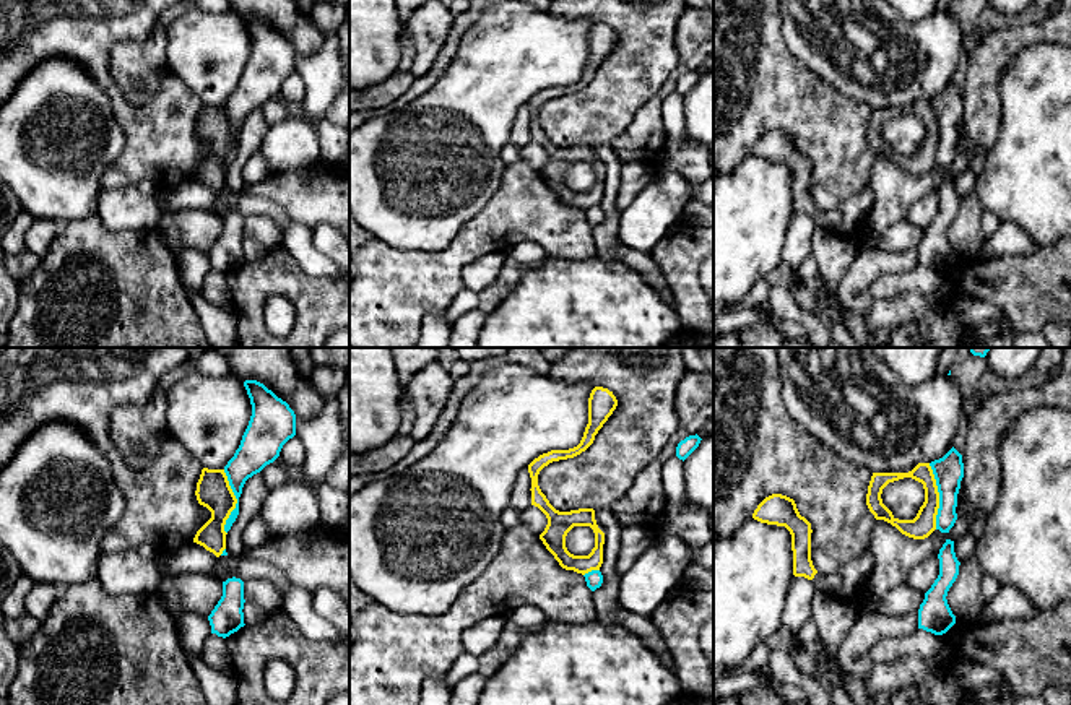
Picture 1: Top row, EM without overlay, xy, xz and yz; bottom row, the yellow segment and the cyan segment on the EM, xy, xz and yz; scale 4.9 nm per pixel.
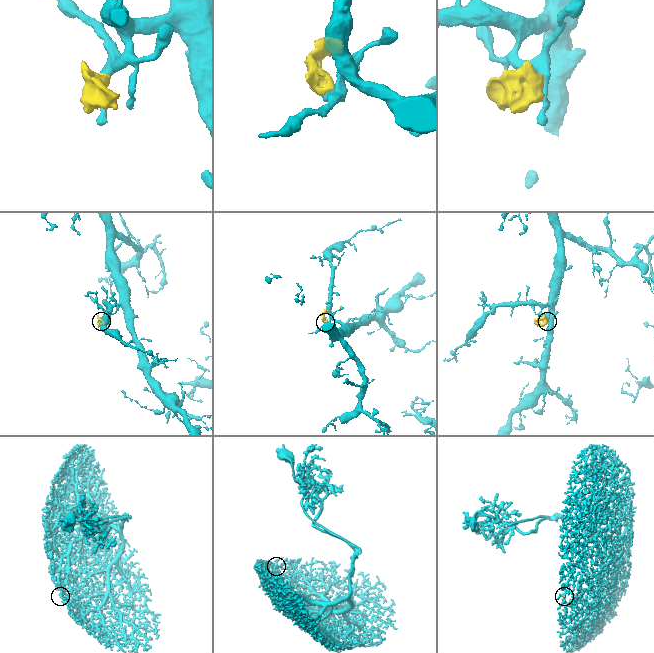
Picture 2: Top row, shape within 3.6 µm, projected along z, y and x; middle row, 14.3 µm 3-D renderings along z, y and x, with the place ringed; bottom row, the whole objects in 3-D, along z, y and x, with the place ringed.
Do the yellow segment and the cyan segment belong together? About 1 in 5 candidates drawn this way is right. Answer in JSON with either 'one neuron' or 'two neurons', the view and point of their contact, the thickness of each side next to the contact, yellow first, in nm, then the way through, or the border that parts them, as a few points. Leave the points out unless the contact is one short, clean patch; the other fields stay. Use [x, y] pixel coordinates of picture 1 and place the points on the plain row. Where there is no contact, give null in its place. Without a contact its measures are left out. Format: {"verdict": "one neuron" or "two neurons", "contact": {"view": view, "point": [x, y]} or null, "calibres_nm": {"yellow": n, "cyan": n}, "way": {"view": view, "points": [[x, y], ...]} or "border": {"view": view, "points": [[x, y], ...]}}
{"verdict": "two neurons", "contact": {"view": "yz", "point": [938, 132]}, "calibres_nm": {"yellow": 110, "cyan": 150}, "border": {"view": "yz", "points": [[928, 99], [938, 129], [936, 164]]}}

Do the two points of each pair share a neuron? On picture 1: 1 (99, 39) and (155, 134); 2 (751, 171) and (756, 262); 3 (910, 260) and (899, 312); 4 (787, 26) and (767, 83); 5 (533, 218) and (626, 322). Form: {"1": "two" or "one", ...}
{"1": "one", "2": "one", "3": "two", "4": "two", "5": "two"}

